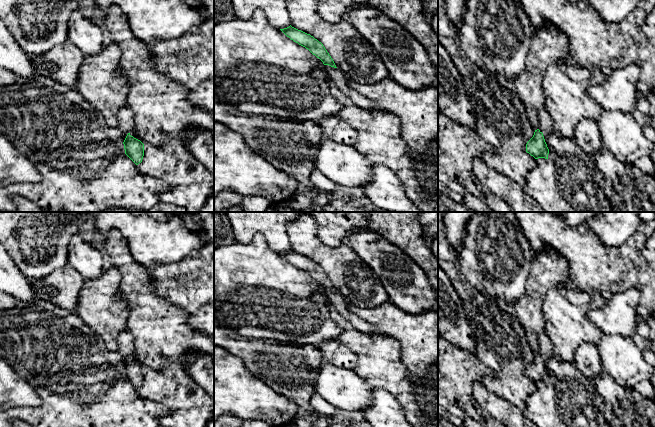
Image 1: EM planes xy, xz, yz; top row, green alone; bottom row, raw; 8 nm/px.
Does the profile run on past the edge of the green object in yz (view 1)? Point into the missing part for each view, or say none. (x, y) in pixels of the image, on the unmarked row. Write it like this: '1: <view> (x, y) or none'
1: yz (545, 348)

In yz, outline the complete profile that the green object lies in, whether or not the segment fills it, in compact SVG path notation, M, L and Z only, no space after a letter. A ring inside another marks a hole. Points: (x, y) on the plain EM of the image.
M545 332L541 333L538 338L539 352L535 354L533 361L526 368L526 376L535 383L548 383L549 373L545 366L544 357L553 357L552 345Z

